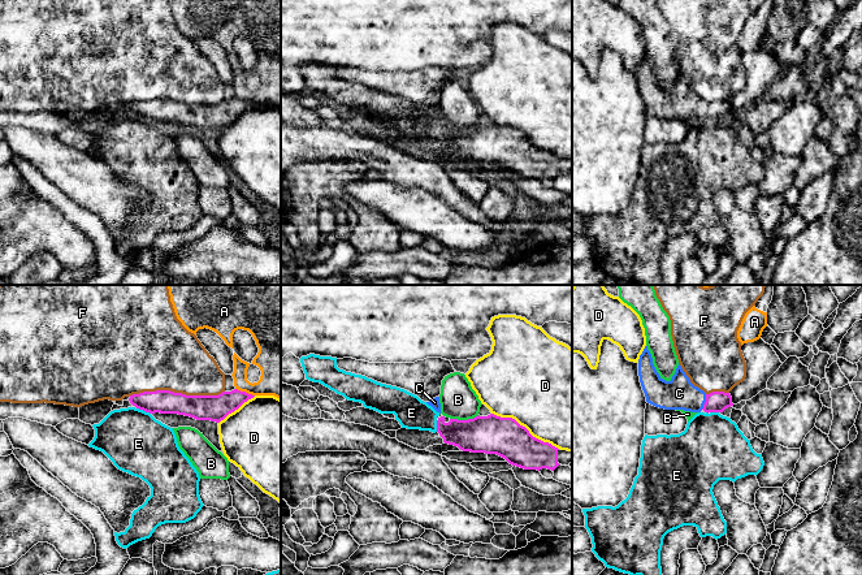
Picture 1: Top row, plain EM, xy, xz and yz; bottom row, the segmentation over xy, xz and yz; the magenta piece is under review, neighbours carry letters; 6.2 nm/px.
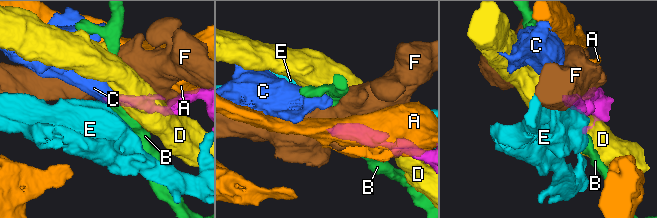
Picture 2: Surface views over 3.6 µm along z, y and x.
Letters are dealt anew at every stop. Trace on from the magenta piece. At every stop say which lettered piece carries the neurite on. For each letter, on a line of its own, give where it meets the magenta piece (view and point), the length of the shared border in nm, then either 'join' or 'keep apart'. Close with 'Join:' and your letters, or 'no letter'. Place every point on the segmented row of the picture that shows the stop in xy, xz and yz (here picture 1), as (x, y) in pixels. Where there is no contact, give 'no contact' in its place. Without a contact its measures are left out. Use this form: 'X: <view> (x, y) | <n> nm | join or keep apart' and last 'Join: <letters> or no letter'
A: xy (245, 392) | 130 nm | keep apart
B: xz (464, 420) | 190 nm | keep apart
C: yz (705, 402) | 100 nm | join
D: xz (525, 428) | 480 nm | keep apart
E: xy (143, 410) | 100 nm | keep apart
F: xy (176, 393) | 600 nm | keep apart
Join: C

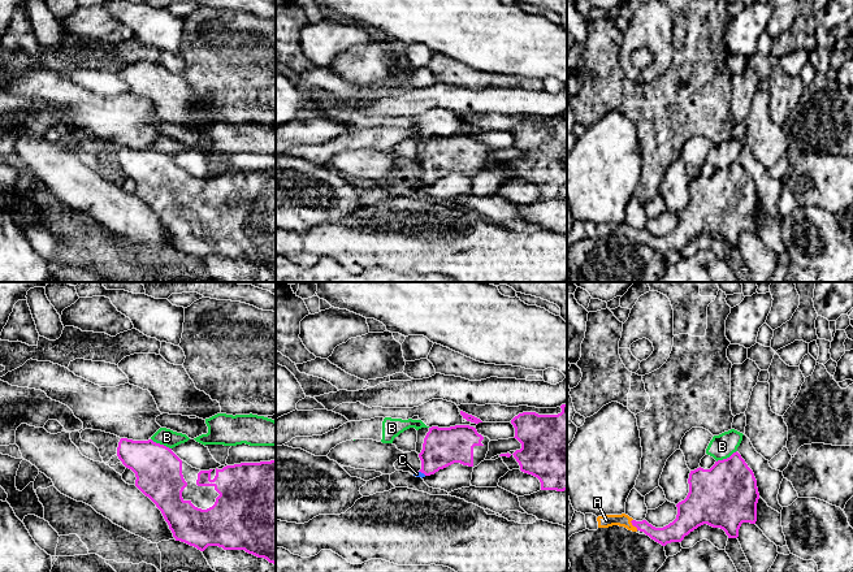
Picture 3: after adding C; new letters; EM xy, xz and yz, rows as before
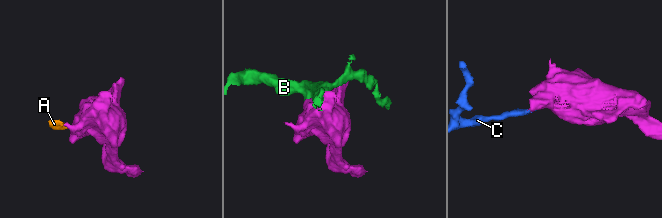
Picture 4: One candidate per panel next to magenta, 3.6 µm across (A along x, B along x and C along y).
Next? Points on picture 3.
A: yz (632, 524) | 80 nm | join
B: xy (161, 445) | 140 nm | keep apart
C: xz (423, 472) | 50 nm | join
Join: A, C

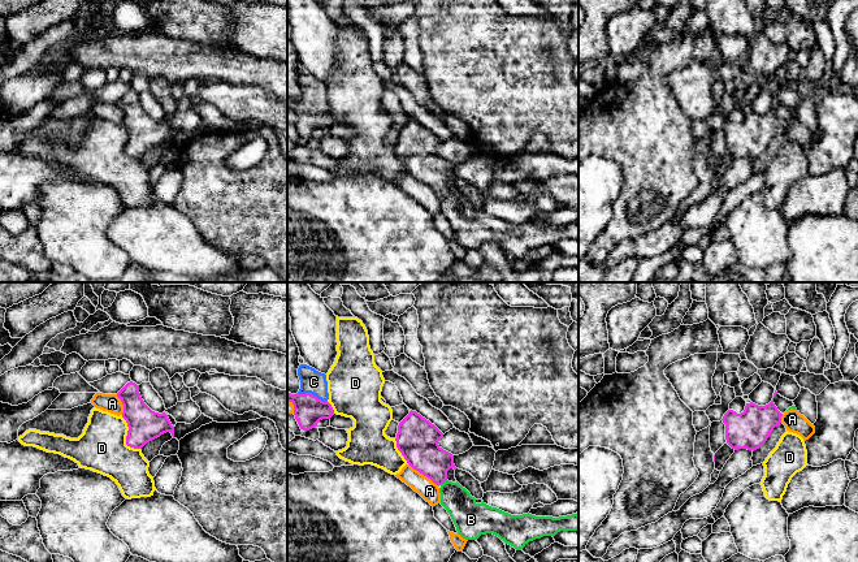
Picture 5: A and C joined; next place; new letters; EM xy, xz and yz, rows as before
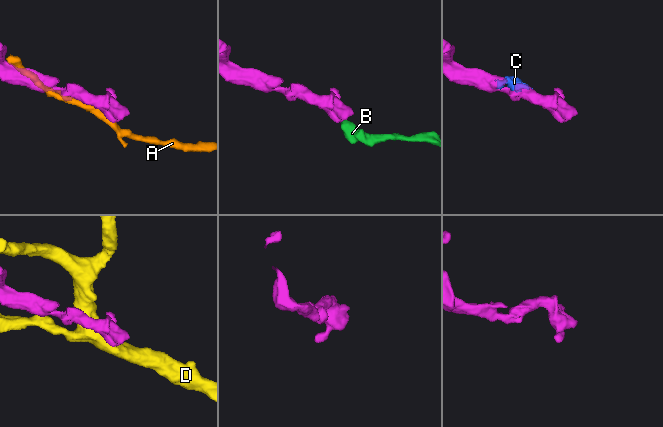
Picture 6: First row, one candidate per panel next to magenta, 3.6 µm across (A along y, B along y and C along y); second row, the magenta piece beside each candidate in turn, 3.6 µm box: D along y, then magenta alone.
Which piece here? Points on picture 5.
A: xz (423, 474) | 240 nm | keep apart
B: xz (443, 481) | 60 nm | join
C: xz (312, 394) | 190 nm | join
D: xy (126, 436) | 240 nm | keep apart
Join: B, C

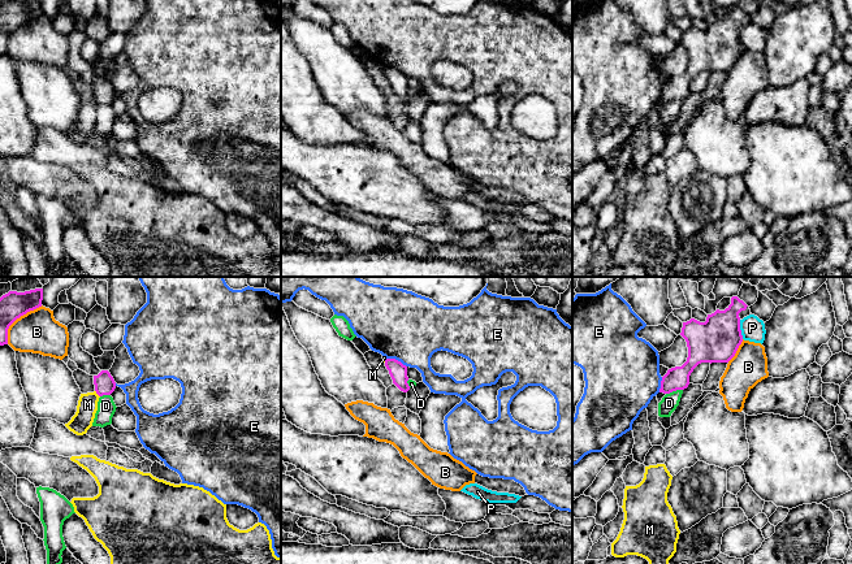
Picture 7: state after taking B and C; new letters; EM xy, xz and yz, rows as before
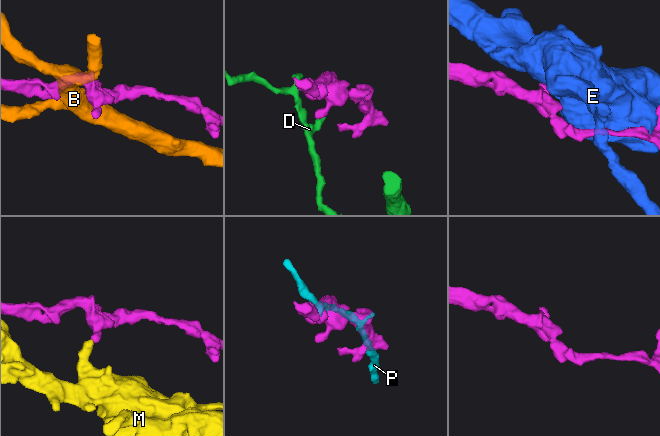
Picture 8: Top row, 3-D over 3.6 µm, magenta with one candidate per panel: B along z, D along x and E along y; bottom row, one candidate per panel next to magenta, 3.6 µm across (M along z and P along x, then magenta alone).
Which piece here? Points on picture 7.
B: xy (17, 317) | 320 nm | keep apart
D: yz (674, 390) | 110 nm | keep apart
E: xz (397, 360) | 140 nm | keep apart
M: xy (96, 393) | 50 nm | keep apart
P: yz (739, 329) | 120 nm | keep apart
Join: no letter

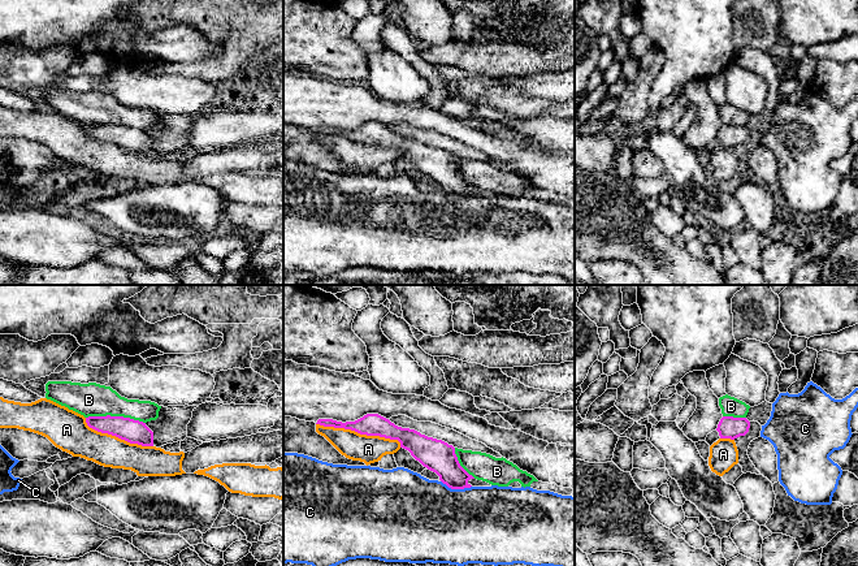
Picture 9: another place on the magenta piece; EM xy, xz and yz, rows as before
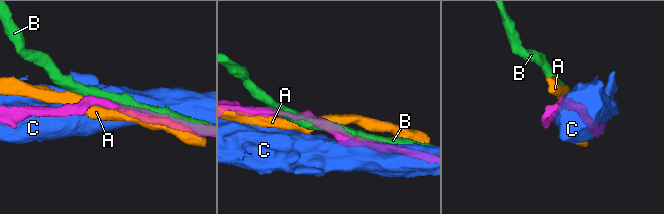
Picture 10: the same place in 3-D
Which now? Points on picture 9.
A: xz (360, 433) | 550 nm | keep apart
B: xy (116, 417) | 380 nm | keep apart
C: xz (456, 488) | 200 nm | keep apart
Join: no letter

